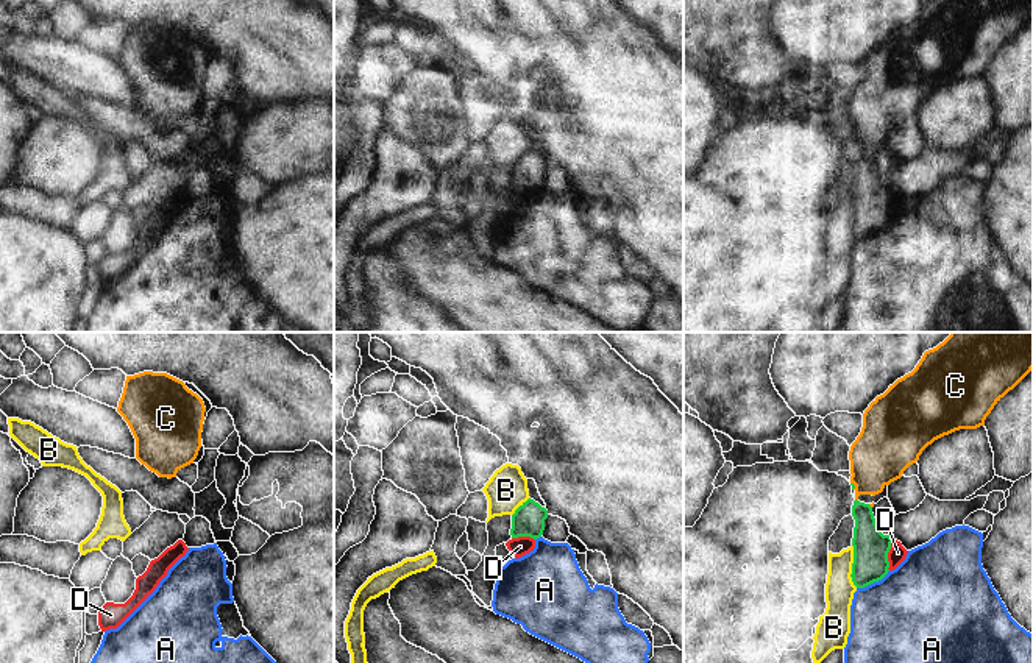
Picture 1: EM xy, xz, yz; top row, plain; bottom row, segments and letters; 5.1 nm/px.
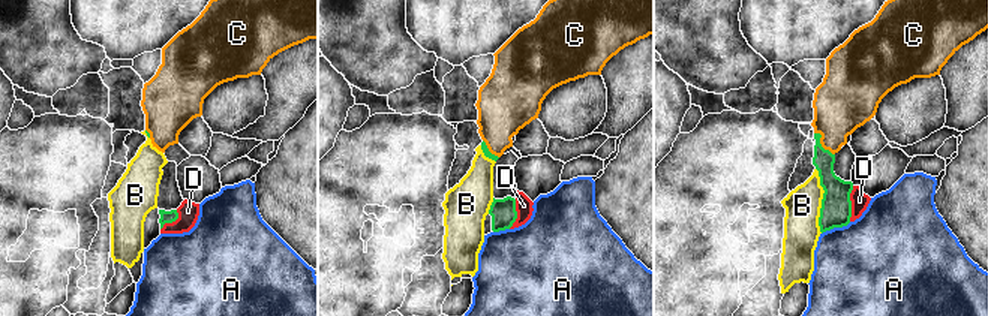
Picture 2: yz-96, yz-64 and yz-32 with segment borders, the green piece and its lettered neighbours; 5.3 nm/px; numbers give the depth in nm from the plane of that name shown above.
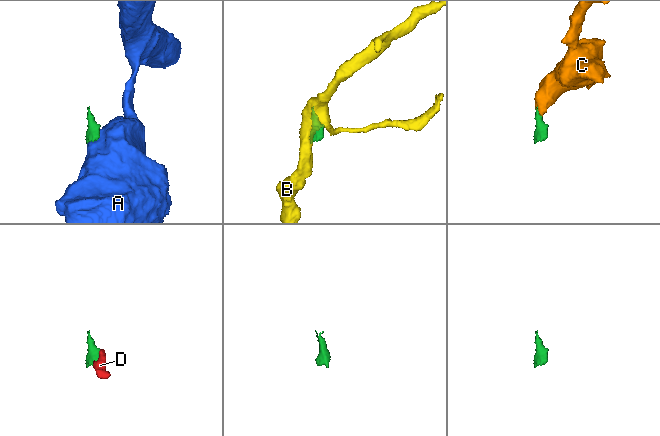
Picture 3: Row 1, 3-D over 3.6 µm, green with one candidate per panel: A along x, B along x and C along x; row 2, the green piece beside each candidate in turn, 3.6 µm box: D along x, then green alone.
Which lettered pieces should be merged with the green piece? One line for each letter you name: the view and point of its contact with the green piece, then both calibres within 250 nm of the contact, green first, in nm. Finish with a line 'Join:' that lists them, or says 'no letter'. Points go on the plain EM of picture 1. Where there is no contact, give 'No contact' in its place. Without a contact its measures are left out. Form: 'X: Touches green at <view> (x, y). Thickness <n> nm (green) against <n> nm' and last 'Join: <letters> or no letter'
C: Touches green at yz (854, 136). Thickness 20 nm (green) against 300 nm
D: Touches green at yz (887, 206). Thickness 180 nm (green) against 90 nm
Join: C, D

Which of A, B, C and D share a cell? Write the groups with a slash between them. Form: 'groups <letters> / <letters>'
groups A / B / C D

